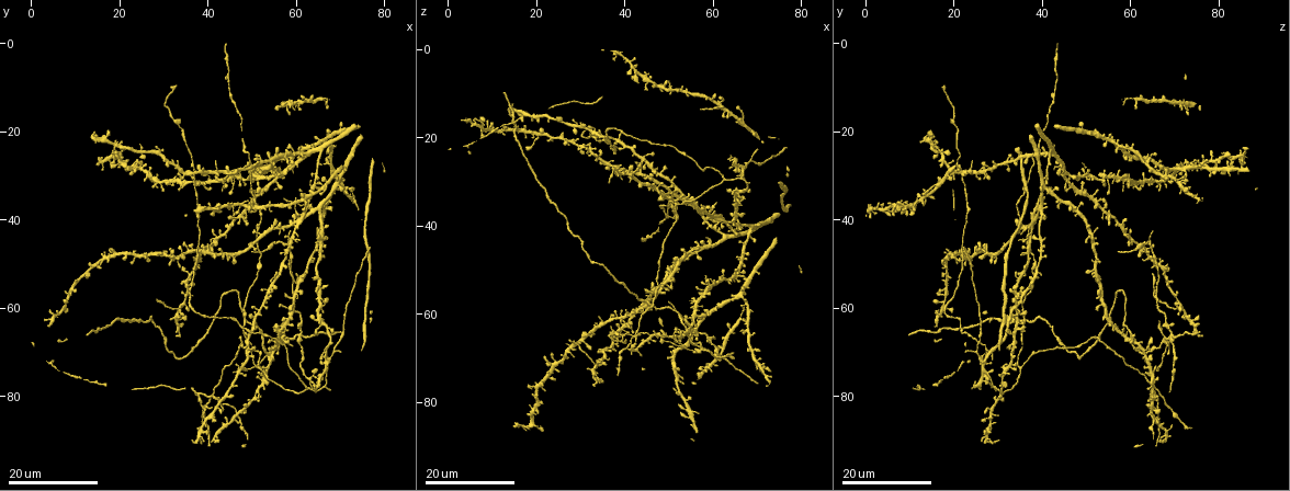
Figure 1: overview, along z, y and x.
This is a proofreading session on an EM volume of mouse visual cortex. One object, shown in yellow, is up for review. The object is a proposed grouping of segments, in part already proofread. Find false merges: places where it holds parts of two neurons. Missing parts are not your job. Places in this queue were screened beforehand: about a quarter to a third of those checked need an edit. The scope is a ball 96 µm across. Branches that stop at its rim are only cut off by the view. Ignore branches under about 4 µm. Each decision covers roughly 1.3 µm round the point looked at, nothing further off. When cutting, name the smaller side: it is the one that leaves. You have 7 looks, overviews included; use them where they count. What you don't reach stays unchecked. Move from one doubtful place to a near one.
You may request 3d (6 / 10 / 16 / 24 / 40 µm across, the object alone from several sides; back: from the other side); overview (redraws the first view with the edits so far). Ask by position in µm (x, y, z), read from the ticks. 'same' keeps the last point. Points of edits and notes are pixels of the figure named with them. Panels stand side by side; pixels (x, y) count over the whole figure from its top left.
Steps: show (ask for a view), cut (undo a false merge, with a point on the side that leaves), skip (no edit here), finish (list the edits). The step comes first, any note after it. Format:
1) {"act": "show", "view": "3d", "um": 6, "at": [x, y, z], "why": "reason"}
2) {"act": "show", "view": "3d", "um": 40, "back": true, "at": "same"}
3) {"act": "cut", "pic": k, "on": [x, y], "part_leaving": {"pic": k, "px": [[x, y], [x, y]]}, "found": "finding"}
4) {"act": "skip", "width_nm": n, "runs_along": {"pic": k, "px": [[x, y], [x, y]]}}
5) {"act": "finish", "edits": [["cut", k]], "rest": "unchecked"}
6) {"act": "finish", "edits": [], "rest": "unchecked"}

{"act": "show", "view": "3d", "um": 16, "at": [47.0, 84.0, 64.5], "why": "four-way junction"}

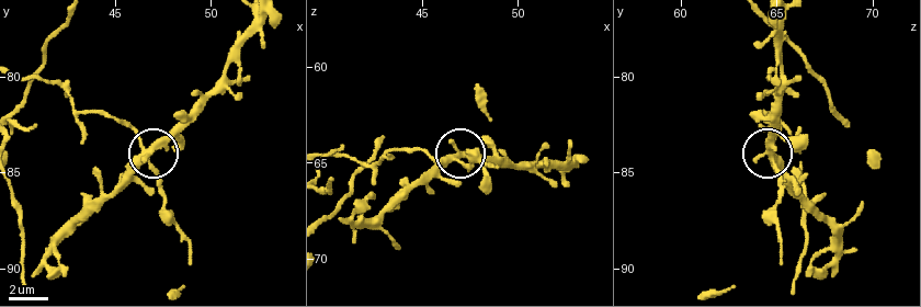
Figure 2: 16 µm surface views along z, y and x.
{"act": "show", "view": "3d", "um": 6, "at": [46.5, 84.0, 64.7]}

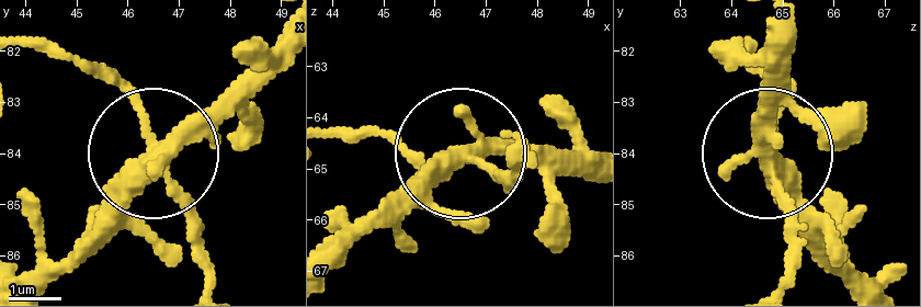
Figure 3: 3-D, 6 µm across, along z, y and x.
{"act": "cut", "pic": 3, "on": [128, 82], "side_arm_um": 12, "part_leaving": {"pic": 3, "px": [[151, 154], [125, 92], [72, 57], [20, 44]]}, "found": "a second neuron is stuck on"}

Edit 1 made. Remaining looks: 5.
{"act": "show", "view": "overview"}

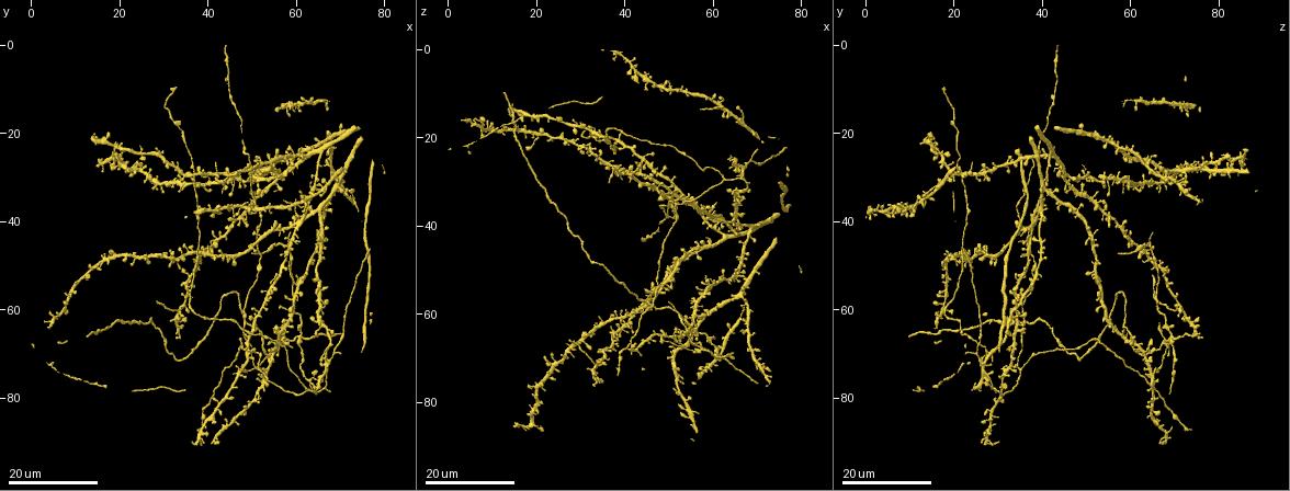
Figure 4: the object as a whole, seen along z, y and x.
{"act": "show", "view": "3d", "um": 16, "at": [60.0, 54.0, 53.0], "why": "three arms meet"}

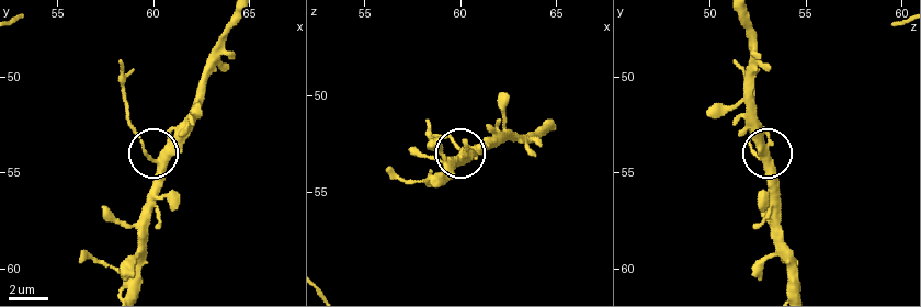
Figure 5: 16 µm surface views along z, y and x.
{"act": "show", "view": "3d", "um": 6, "at": [60.1, 54.5, 53.0], "why": "closer look"}

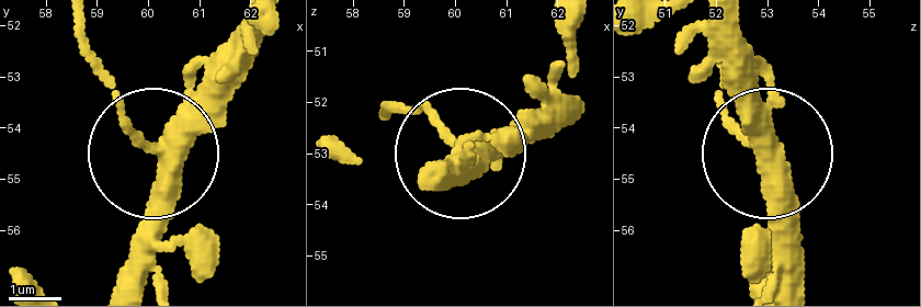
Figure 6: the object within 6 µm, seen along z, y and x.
{"act": "show", "view": "3d", "um": 6, "back": true, "at": [60.20, 54.45, 53.00]}

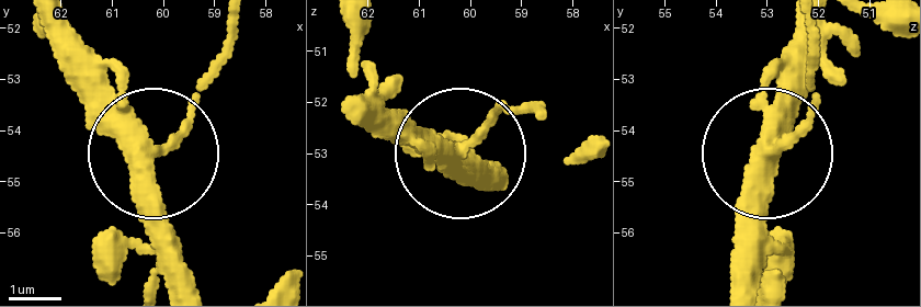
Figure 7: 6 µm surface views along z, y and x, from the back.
{"act": "skip", "width_nm": 350, "found": "continuous, no second neuron"}

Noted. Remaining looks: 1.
{"act": "finish", "edits": [["cut", 3]], "rest": "unchecked"}

